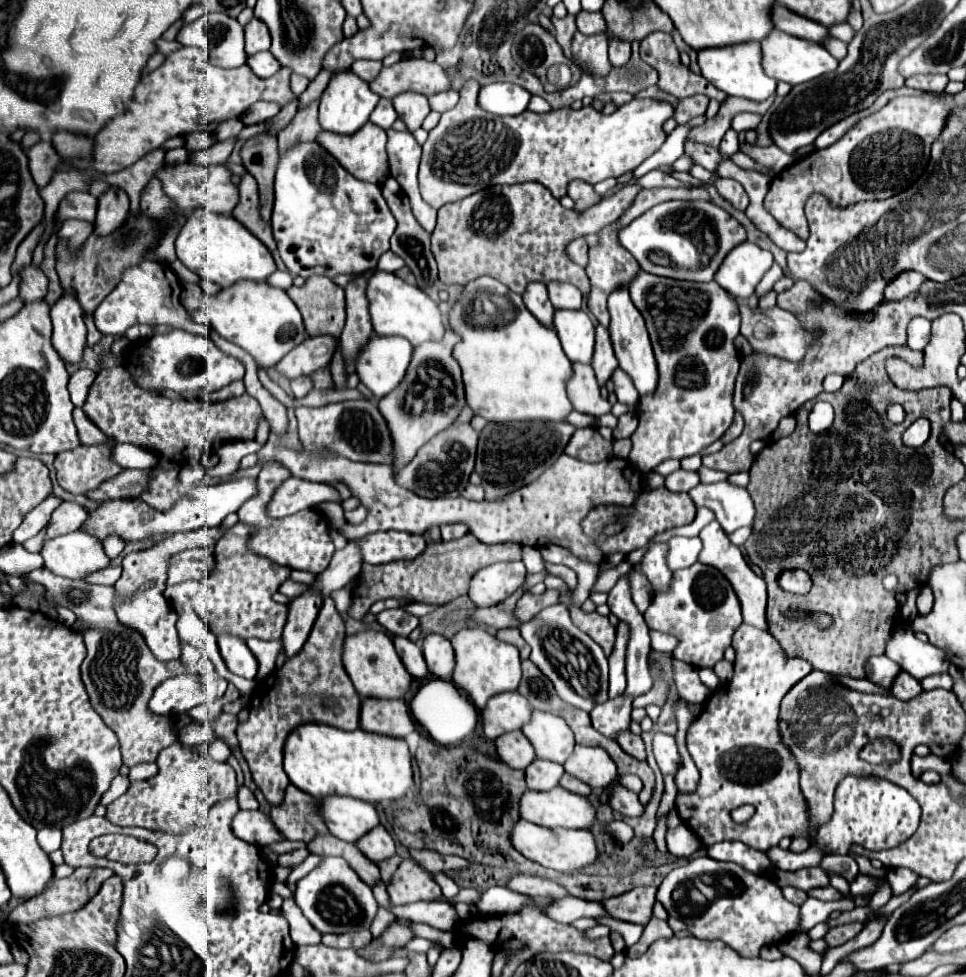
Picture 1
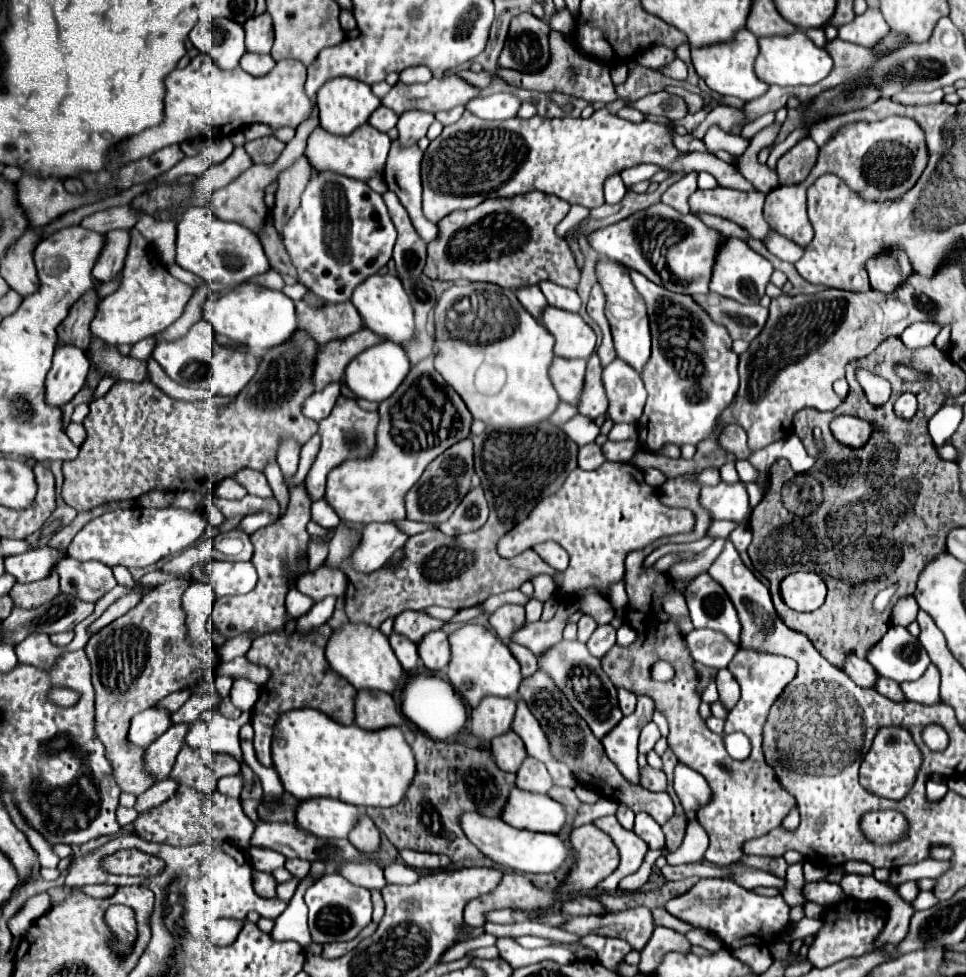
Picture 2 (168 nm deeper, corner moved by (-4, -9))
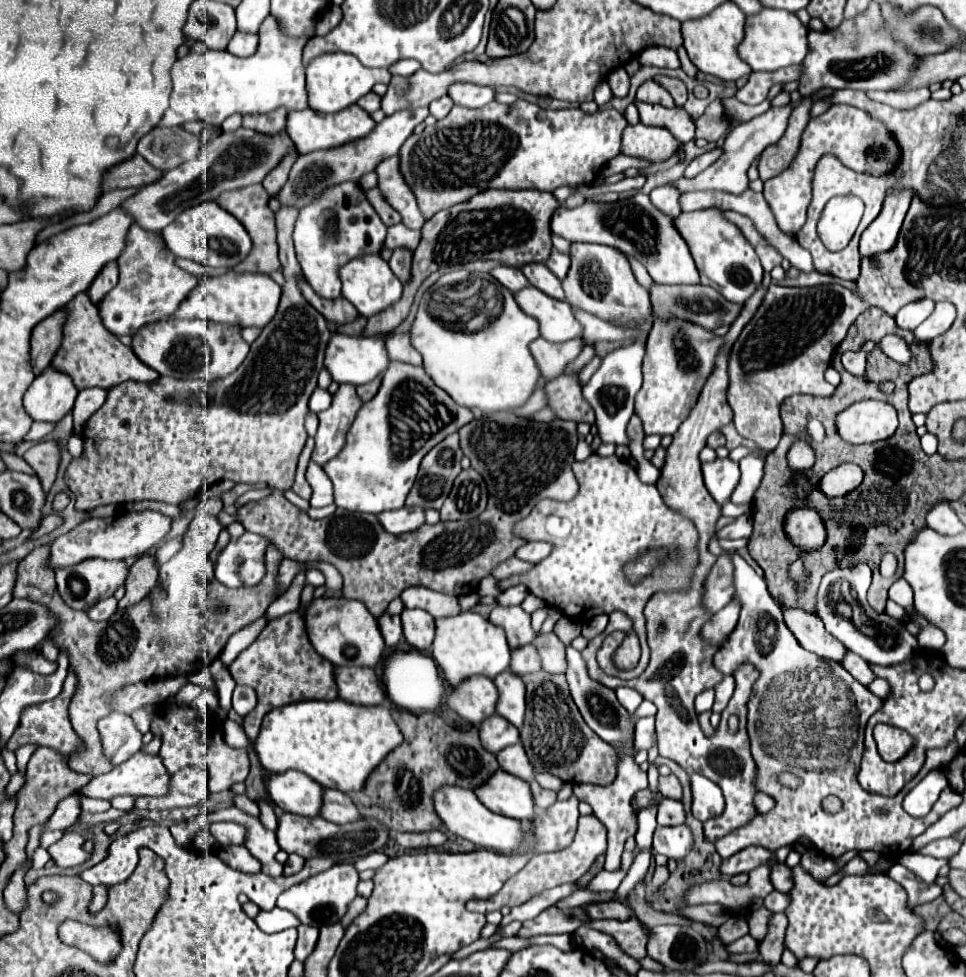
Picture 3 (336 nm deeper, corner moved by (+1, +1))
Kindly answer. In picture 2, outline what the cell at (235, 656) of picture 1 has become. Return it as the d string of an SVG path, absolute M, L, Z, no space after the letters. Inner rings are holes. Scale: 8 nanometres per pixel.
M244 676L234 678L234 686L232 686L232 692L230 692L230 698L232 698L232 704L236 708L240 708L242 712L250 712L254 708L254 704L256 704L258 696L260 696L260 688L254 682L250 682Z

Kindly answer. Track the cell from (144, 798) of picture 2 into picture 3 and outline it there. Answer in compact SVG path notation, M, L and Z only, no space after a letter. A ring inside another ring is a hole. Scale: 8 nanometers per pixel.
M187 766L173 774L173 786L165 798L139 796L135 808L141 810L169 810L177 806L197 806L205 804L209 798L209 772L205 766Z

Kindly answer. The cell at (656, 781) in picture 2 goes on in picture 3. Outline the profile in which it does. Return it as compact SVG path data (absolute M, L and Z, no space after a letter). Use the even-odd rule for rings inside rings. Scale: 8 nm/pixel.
M673 774L659 778L659 790L661 790L661 794L665 798L673 798L673 800L681 800L683 798L683 788L681 788L679 780Z

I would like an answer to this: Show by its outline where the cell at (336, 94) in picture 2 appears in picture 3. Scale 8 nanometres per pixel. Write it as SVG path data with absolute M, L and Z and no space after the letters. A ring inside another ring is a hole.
M321 54L313 58L305 70L307 74L307 96L309 96L309 108L315 112L339 112L351 104L355 104L363 94L371 92L371 88L377 83L388 85L392 75L387 68L365 68L353 54Z

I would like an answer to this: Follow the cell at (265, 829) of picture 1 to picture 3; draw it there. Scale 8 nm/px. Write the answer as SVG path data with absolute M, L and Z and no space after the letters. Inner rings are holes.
M285 812L279 818L277 838L279 838L281 850L289 854L295 852L295 854L301 854L303 858L313 858L319 854L319 856L333 856L335 862L355 862L355 858L381 850L391 840L391 830L375 818L359 818L355 822L339 826L339 824L323 820L321 816L305 818L299 814Z

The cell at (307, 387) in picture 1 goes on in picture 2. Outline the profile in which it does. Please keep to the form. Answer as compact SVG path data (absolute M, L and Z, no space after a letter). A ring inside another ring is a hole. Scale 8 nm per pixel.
M338 380L338 382L330 382L324 390L312 392L312 394L306 398L304 406L302 406L304 416L310 418L310 420L316 420L316 422L322 420L322 418L326 418L326 416L330 414L330 410L334 408L336 400L340 398L342 386L344 386L344 380Z

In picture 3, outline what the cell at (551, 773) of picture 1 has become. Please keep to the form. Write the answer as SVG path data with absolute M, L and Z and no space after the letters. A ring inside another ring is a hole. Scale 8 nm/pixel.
M521 742L495 752L495 756L497 756L497 762L499 762L501 770L505 770L505 772L509 772L517 778L523 778L527 782L535 778L535 770L531 768L531 764L527 760L527 754L525 754Z

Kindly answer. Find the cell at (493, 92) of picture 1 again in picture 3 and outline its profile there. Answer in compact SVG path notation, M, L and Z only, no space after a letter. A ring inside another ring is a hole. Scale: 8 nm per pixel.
M455 82L447 90L449 98L465 108L481 108L489 102L495 100L495 90L487 86L477 86L477 84L465 84L465 82Z

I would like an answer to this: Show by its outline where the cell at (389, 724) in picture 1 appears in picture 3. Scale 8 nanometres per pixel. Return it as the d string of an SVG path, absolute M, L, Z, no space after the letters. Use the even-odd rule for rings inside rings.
M335 666L333 668L335 682L339 688L339 698L363 704L363 706L377 706L385 700L383 688L377 680L373 668L367 666Z

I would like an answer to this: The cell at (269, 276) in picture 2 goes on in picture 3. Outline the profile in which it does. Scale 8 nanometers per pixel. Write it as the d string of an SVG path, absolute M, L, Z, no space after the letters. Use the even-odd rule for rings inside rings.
M261 184L255 186L245 186L241 190L233 190L233 192L225 192L221 194L215 201L221 208L225 208L227 212L231 212L249 232L251 240L253 240L253 248L251 254L245 258L245 262L241 262L239 266L235 266L237 272L261 272L261 274L269 274L273 270L279 270L279 258L277 258L277 240L275 240L275 214L269 208L269 194L265 192L265 188Z

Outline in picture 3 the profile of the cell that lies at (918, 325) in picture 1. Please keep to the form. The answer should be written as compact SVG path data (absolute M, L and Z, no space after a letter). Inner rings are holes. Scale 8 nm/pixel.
M917 300L917 302L909 302L907 306L903 306L897 316L895 316L895 322L899 328L903 330L915 330L935 308L935 302L933 300Z

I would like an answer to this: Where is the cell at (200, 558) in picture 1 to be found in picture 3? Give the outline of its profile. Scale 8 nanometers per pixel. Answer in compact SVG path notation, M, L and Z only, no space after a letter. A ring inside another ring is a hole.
M245 532L239 538L231 538L229 544L219 552L219 560L215 562L215 578L221 580L229 588L241 586L257 586L265 576L265 550L269 546L269 538L253 532Z

